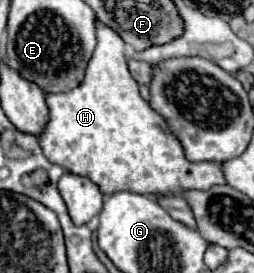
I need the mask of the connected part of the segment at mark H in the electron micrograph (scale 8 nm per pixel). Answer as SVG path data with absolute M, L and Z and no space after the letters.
M96 19L98 43L86 65L84 81L68 93L46 93L48 123L38 135L40 147L50 163L66 167L70 173L94 181L102 193L112 195L118 191L132 191L142 195L166 195L182 193L186 189L210 189L212 185L222 185L224 175L218 163L190 163L184 157L180 141L168 131L166 121L144 101L138 93L138 83L128 71L128 59L124 55L124 41L118 33Z

